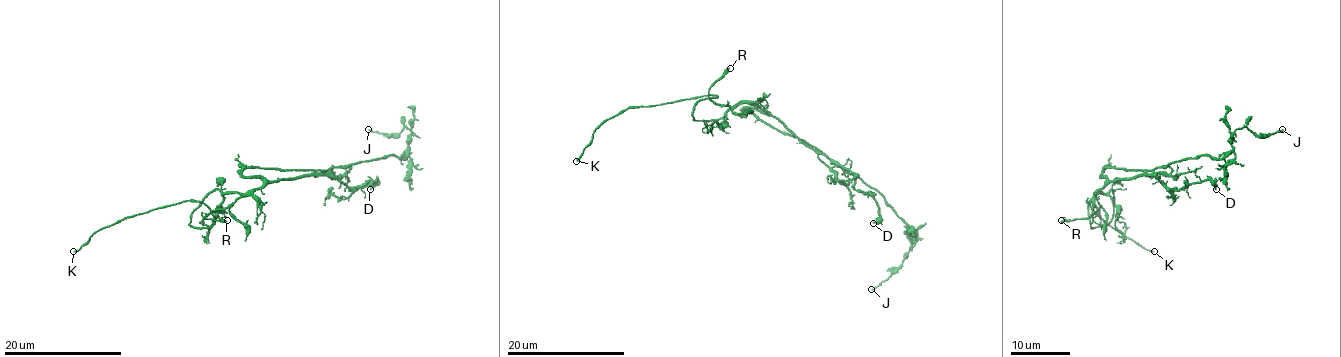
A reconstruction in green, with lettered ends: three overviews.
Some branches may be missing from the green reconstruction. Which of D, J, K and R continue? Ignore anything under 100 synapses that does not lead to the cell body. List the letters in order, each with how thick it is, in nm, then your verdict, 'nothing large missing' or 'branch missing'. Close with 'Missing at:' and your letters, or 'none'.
D: 240 nm | nothing large missing
J: 200 nm | nothing large missing
K: 200 nm | branch missing
R: 240 nm | nothing large missing
Missing at: K

